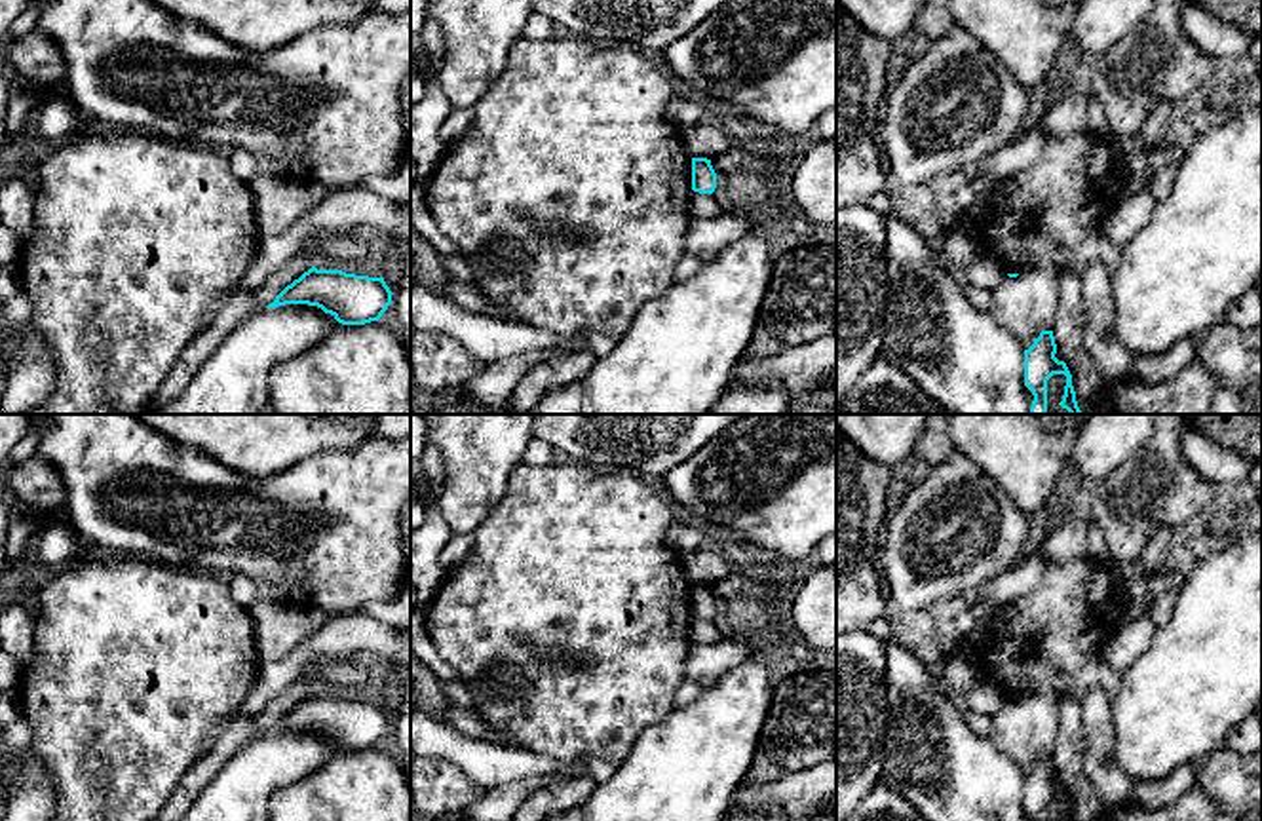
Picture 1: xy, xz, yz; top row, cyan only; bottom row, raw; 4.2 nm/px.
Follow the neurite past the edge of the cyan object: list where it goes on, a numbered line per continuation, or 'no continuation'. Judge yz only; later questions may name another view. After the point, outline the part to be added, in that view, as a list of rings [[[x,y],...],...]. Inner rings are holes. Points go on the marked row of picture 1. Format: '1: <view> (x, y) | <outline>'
no continuation

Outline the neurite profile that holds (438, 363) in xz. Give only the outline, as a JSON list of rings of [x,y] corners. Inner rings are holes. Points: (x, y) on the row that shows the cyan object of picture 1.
[[[416,331],[411,338],[411,384],[441,399],[483,374],[487,367],[449,334]]]

